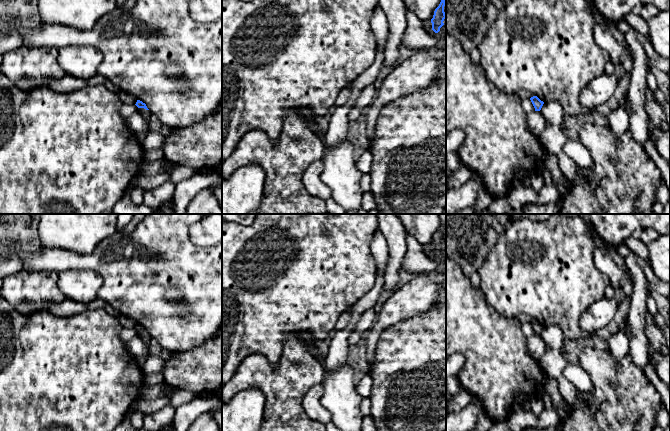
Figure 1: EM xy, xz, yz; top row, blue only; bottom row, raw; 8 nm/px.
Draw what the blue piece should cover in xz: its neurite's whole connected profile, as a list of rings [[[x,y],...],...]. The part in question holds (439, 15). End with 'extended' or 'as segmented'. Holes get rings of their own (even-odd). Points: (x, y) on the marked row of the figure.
[[[441,0],[439,6],[435,9],[433,18],[431,19],[432,30],[435,33],[440,31],[440,28],[444,25],[443,21],[446,18],[446,14],[444,12],[446,0]]]; as segmented

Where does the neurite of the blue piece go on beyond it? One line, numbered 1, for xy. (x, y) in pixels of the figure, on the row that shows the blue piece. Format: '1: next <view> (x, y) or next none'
1: next none

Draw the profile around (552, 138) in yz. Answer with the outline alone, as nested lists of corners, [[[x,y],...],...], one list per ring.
[[[545,102],[540,112],[547,122],[546,128],[539,135],[542,145],[548,152],[558,157],[559,168],[568,181],[582,182],[579,166],[563,151],[568,140],[561,129],[561,124],[566,116],[563,107],[558,102]]]

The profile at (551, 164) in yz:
[[[547,150],[545,151],[544,168],[551,174],[552,181],[556,185],[560,197],[564,197],[569,190],[569,181],[559,168],[558,157]]]

